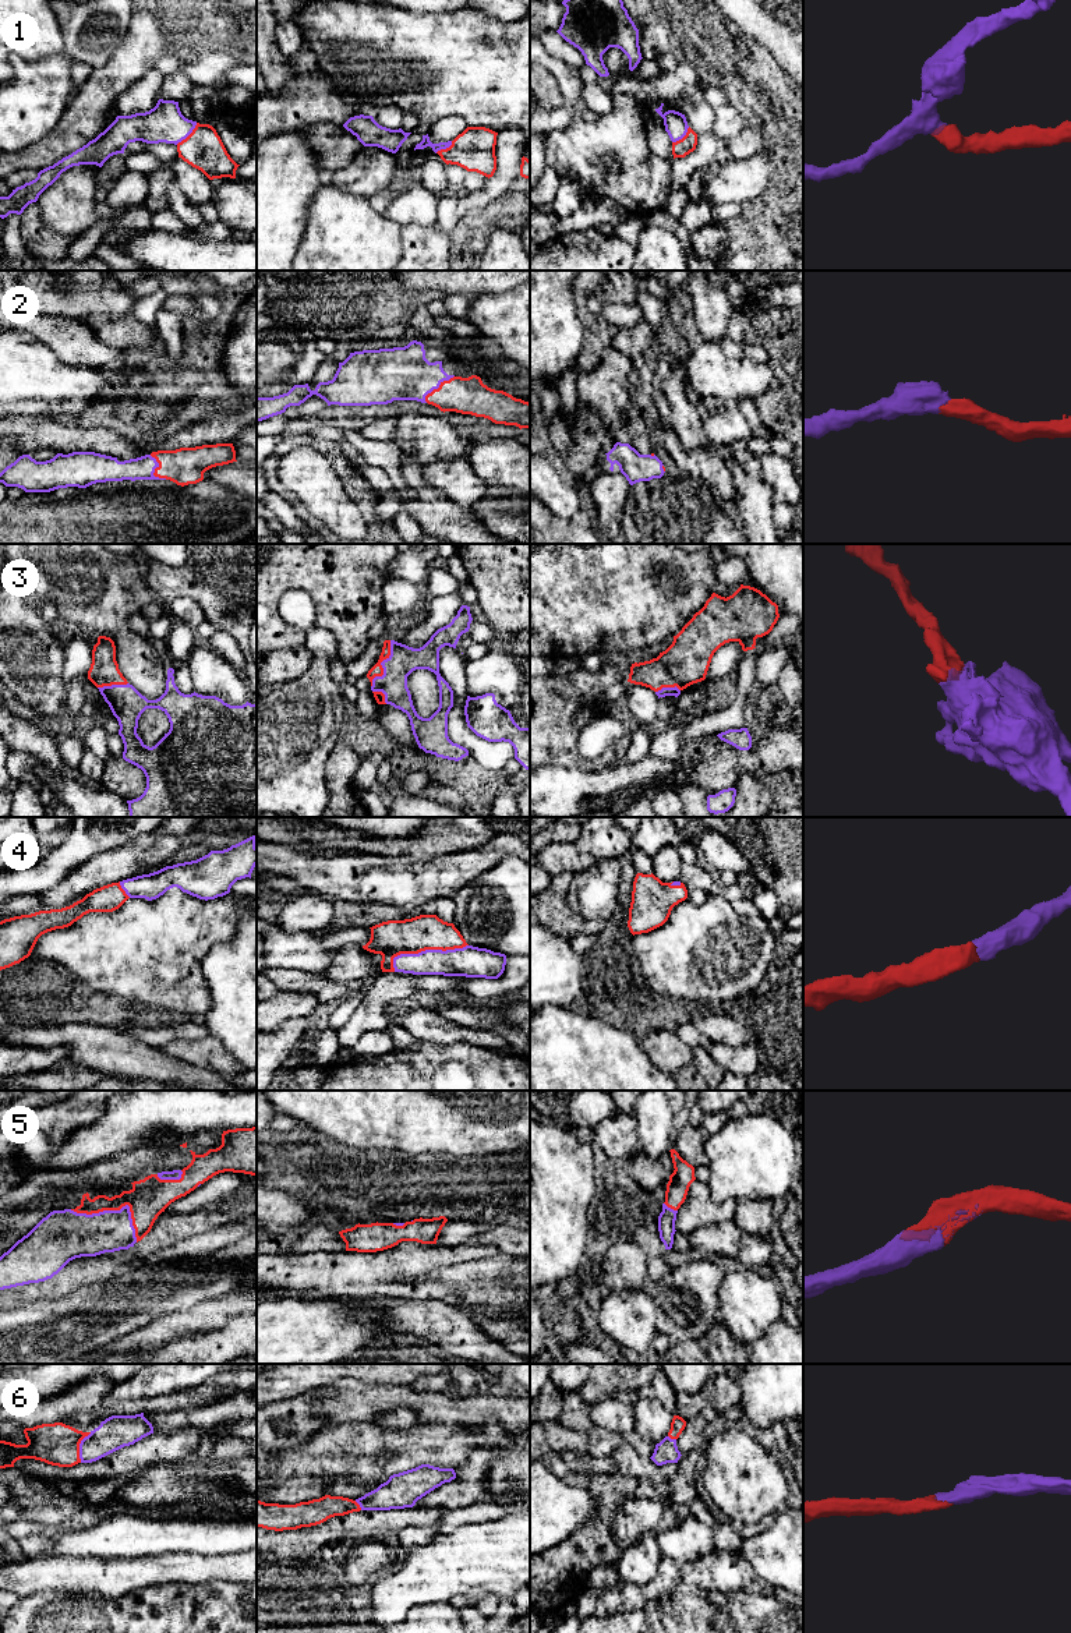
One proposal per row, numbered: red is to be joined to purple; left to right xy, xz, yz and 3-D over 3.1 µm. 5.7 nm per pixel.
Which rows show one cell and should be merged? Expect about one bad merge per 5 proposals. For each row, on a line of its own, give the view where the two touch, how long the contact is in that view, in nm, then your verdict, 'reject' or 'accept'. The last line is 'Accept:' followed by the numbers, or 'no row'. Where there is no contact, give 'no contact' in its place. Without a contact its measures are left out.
1: meets purple in xy; contact 180 nm long; accept
2: meets purple in xz; contact 220 nm long; accept
3: meets purple in xz; contact 300 nm long; accept
4: meets purple in xz; contact 460 nm long; accept
5: meets purple in xy; contact 440 nm long; accept
6: meets purple in xy; contact 190 nm long; accept
Accept: 1, 2, 3, 4, 5, 6

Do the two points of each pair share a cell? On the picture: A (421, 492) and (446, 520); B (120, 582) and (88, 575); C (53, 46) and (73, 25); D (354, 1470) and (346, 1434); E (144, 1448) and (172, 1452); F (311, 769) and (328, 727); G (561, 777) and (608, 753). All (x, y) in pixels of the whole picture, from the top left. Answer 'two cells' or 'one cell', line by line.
A: one cell
B: one cell
C: two cells
D: one cell
E: one cell
F: one cell
G: two cells

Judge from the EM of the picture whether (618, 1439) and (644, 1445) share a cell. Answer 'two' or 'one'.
one

